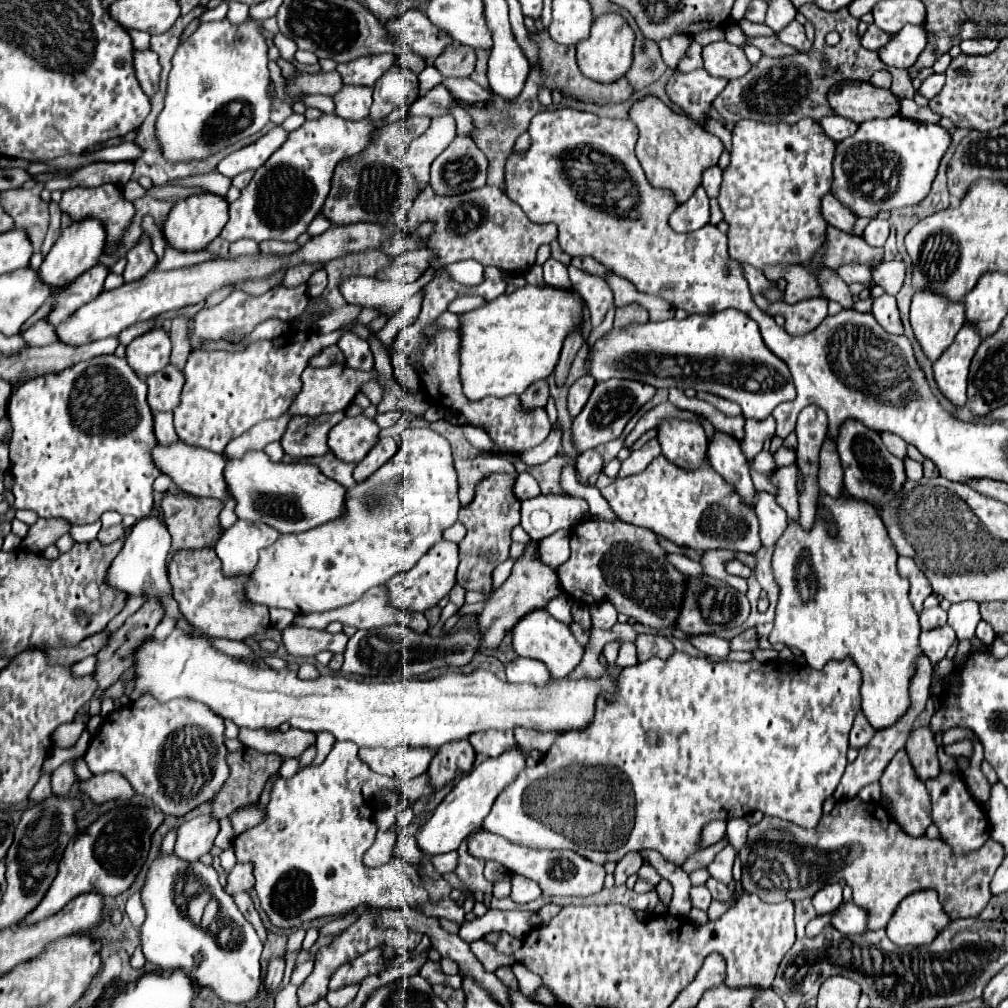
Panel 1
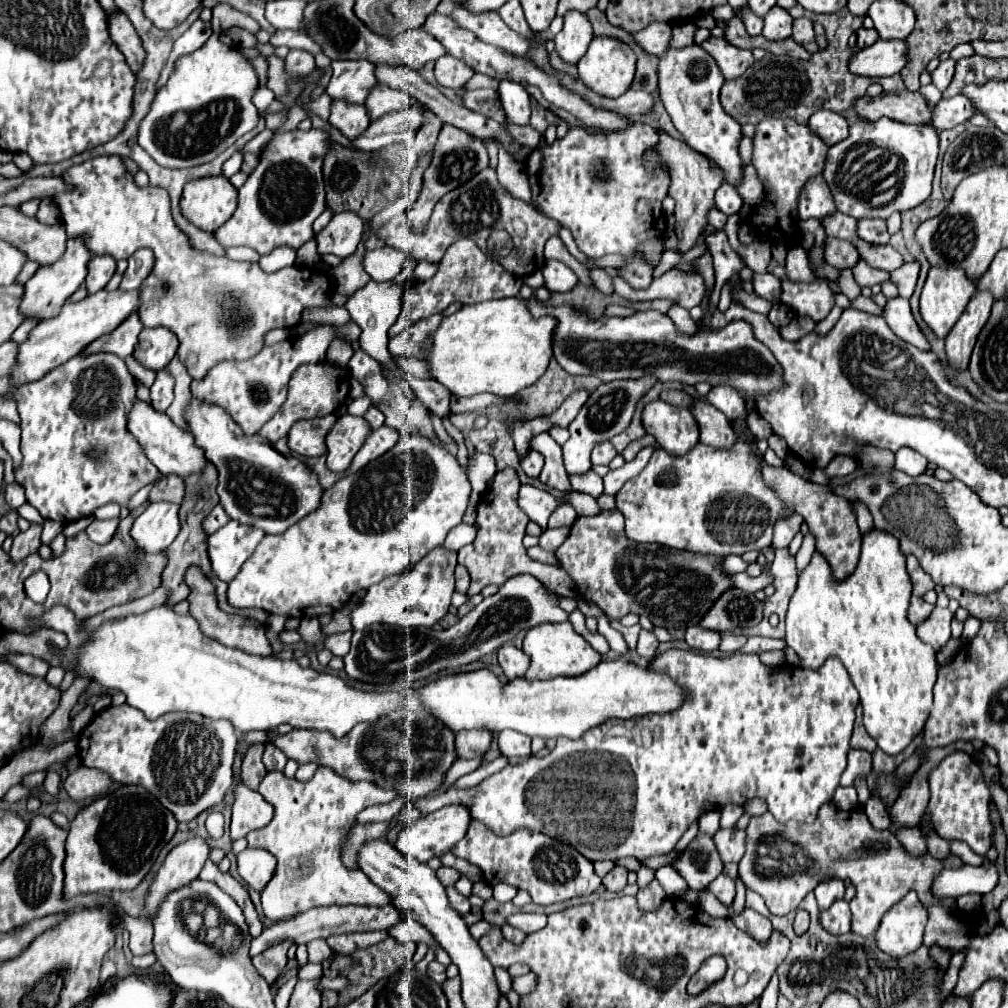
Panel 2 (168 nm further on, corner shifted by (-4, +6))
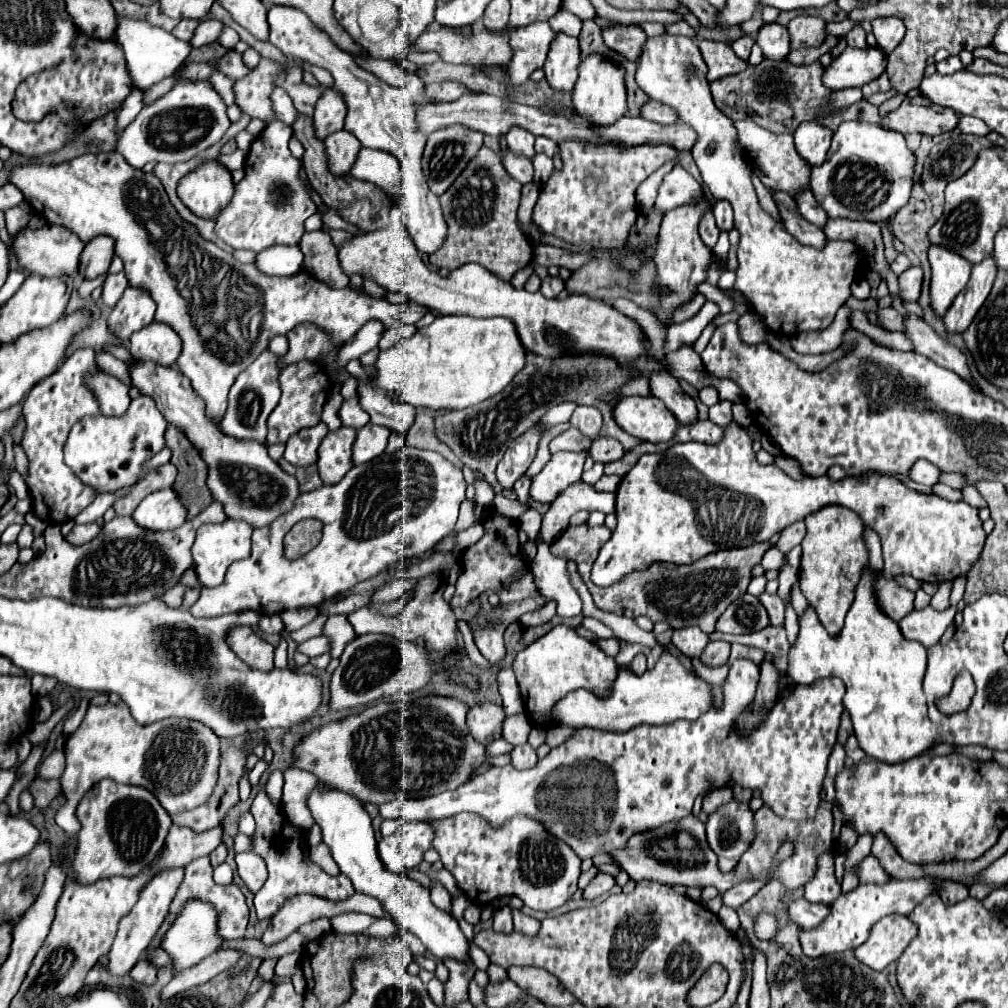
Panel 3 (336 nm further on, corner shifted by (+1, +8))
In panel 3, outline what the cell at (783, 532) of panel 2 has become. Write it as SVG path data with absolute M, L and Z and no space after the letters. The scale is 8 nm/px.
M797 521L797 523L793 523L781 531L781 539L775 543L775 547L781 553L789 553L795 545L799 545L803 541L803 537L805 537L805 523Z

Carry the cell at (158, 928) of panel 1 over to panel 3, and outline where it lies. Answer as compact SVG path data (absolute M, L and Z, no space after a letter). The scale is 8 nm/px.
M189 899L189 903L185 907L181 907L181 911L173 919L171 927L163 935L161 949L165 949L169 953L171 969L177 973L177 971L183 971L185 967L195 967L197 963L201 963L201 959L217 953L223 943L225 941L219 935L217 911L213 911L213 905L205 903L201 899Z

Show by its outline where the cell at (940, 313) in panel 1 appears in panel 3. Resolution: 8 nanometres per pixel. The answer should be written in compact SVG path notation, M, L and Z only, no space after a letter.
M929 247L931 263L931 307L935 315L945 315L953 299L961 293L961 287L969 281L971 263L955 255L945 247Z

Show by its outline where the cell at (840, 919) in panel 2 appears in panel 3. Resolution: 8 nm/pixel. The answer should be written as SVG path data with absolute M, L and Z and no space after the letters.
M807 899L789 901L787 909L789 909L789 917L797 921L805 931L817 927L817 923L821 923L821 919L829 915L829 905L813 905Z

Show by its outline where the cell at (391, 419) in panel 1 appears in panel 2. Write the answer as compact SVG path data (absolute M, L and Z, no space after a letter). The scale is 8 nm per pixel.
M370 407L362 417L368 421L368 425L370 425L372 429L378 429L378 427L384 425L384 415L382 415L382 411L376 409L376 407Z

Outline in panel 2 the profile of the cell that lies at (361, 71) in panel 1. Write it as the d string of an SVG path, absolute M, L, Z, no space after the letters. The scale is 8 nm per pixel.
M332 61L332 79L326 87L326 93L334 101L362 103L366 99L366 89L376 85L374 81L374 63L370 61Z

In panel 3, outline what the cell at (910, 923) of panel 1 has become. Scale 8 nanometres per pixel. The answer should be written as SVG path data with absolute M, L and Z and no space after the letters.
M885 915L875 923L869 939L855 949L855 955L861 963L879 971L895 963L915 935L917 925L907 915Z

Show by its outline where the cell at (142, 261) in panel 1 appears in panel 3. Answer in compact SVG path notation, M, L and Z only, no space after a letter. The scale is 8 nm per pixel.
M125 271L115 273L115 275L107 275L105 285L103 285L103 303L107 307L113 307L121 299L121 295L127 287L129 287L129 283L127 283Z

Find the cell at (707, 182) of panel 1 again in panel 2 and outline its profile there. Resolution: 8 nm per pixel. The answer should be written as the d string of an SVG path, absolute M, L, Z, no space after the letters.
M722 185L716 193L716 207L724 213L724 215L736 215L742 207L742 197L738 195L738 191L732 185Z

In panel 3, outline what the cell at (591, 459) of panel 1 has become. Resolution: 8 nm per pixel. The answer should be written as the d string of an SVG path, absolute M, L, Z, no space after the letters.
M599 437L591 443L589 455L593 457L593 461L597 463L609 463L609 461L617 461L623 457L623 447L619 441L611 439L611 437Z

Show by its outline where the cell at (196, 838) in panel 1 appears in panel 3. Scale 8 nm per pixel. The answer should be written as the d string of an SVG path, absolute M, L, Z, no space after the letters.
M173 867L169 871L157 873L143 887L143 891L139 893L139 901L135 903L135 907L131 909L131 913L121 919L115 943L113 943L111 951L109 951L109 965L107 965L107 969L113 975L125 975L139 961L141 953L153 941L153 937L157 935L161 923L165 921L165 917L169 913L169 903L173 901L173 895L177 895L177 887L181 885L181 879L183 879L183 867Z

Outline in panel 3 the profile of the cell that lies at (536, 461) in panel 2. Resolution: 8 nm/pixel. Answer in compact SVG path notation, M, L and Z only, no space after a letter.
M521 475L521 479L517 479L517 483L513 485L513 491L517 493L517 501L527 503L529 487L531 487L531 477L529 477L529 475Z

